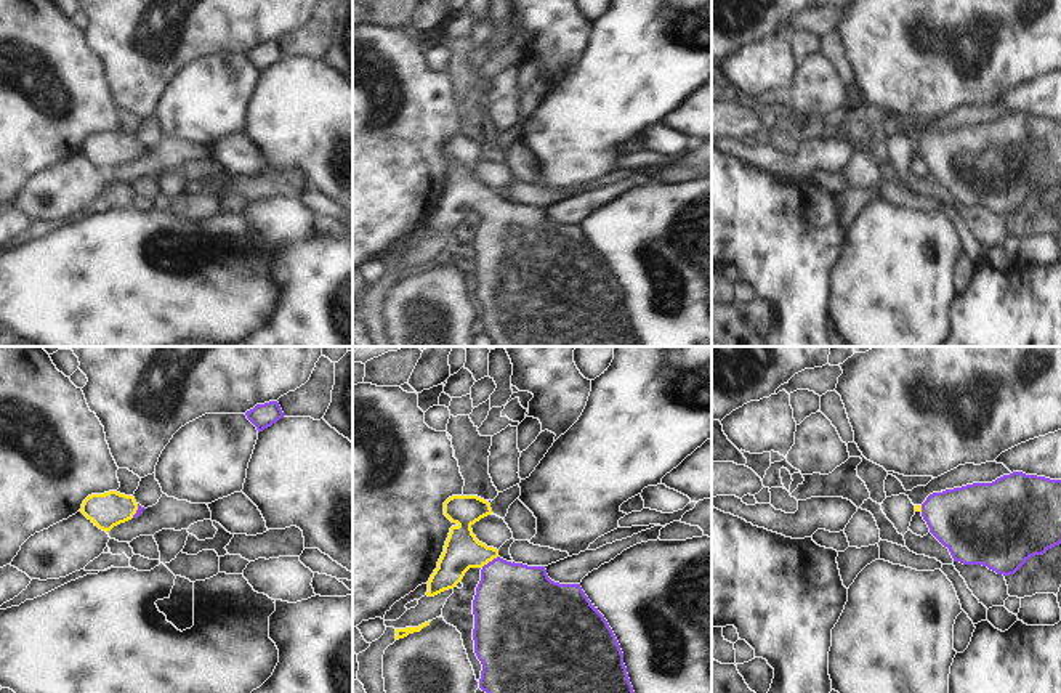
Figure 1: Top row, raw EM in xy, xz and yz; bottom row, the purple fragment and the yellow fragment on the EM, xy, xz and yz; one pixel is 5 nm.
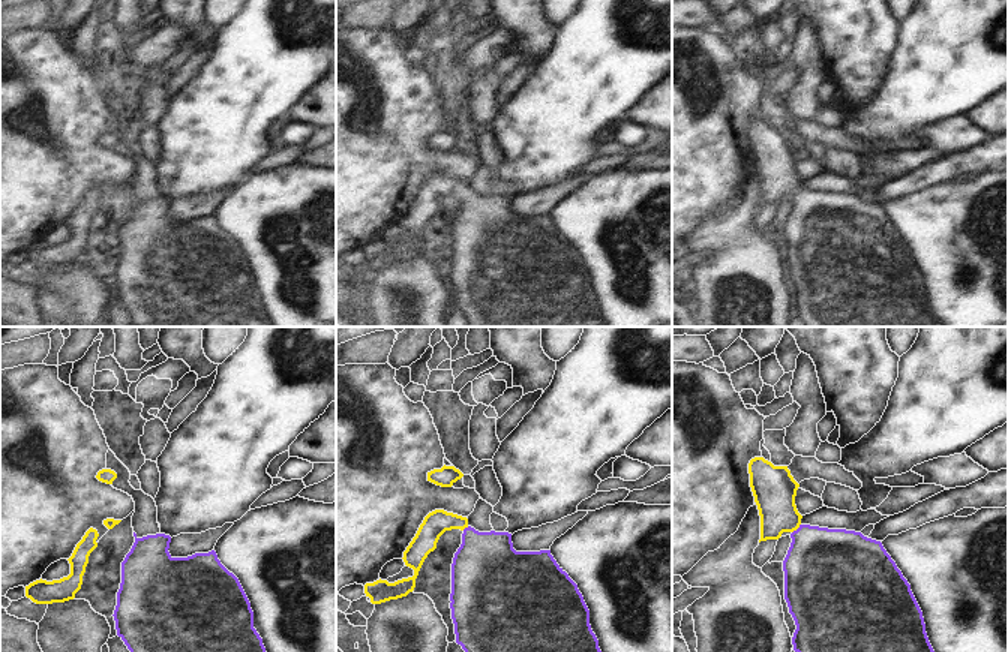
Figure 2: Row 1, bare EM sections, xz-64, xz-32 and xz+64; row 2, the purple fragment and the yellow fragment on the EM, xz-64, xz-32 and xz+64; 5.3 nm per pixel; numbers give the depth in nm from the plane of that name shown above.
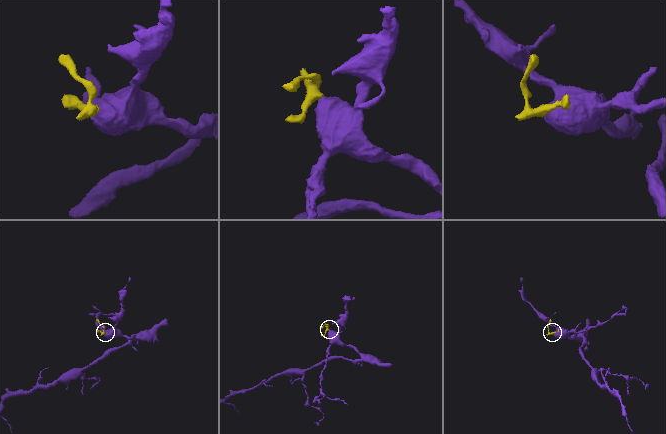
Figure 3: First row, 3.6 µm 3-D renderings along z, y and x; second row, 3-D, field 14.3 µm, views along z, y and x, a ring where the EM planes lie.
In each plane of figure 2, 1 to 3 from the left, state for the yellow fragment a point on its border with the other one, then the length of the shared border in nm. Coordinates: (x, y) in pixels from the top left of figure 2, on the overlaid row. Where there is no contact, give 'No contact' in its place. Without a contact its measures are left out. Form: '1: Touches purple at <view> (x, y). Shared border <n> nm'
1: No contact
2: Touches purple at xz-32 (465, 528). Shared border 40 nm
3: Touches purple at xz+64 (798, 528). Shared border 70 nm

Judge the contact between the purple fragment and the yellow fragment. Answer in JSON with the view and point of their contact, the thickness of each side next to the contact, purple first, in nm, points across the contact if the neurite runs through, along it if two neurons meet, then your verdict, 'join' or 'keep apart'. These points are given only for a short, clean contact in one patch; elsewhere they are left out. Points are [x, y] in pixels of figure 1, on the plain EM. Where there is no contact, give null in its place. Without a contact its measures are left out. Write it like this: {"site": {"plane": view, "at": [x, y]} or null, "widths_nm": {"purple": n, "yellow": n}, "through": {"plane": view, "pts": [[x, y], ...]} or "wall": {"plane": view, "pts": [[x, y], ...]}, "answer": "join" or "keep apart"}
{"site": {"plane": "xz", "at": [489, 202]}, "widths_nm": {"purple": 400, "yellow": 190}, "through": {"plane": "xz", "pts": [[515, 244], [489, 202], [462, 191]]}, "answer": "join"}

